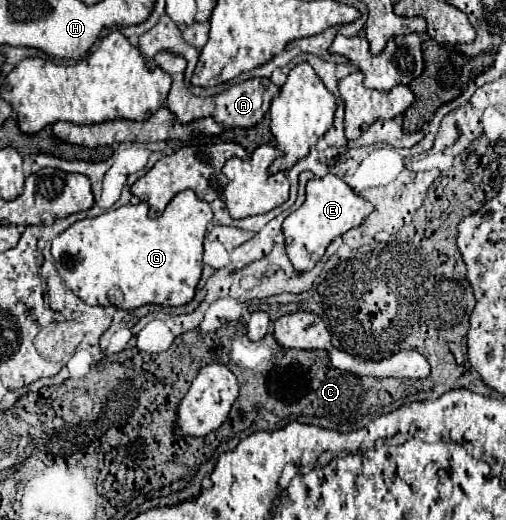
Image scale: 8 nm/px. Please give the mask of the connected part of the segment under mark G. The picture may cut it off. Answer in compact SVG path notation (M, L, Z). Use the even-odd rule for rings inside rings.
M186 189L178 193L156 219L148 215L146 203L138 203L110 209L94 219L76 221L52 241L52 257L56 259L58 275L86 305L114 305L118 309L138 309L146 303L184 305L194 299L196 285L200 281L202 241L210 221L210 203L198 199L194 191Z

